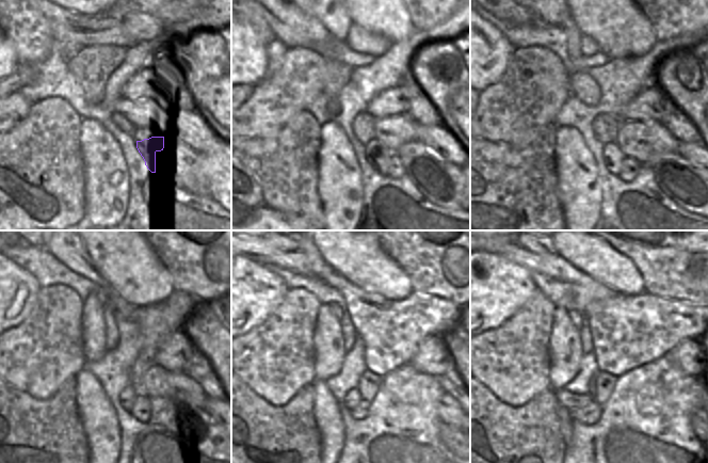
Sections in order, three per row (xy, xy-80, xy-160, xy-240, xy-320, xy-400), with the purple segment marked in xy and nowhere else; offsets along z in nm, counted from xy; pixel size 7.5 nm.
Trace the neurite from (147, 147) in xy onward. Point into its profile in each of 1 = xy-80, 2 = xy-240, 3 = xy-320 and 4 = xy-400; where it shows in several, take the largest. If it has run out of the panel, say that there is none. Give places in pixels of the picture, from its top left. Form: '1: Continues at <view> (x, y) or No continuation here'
1: Continues at xy-80 (385, 160)
2: Continues at xy-240 (128, 394)
3: Continues at xy-320 (353, 398)
4: Continues at xy-400 (572, 402).

